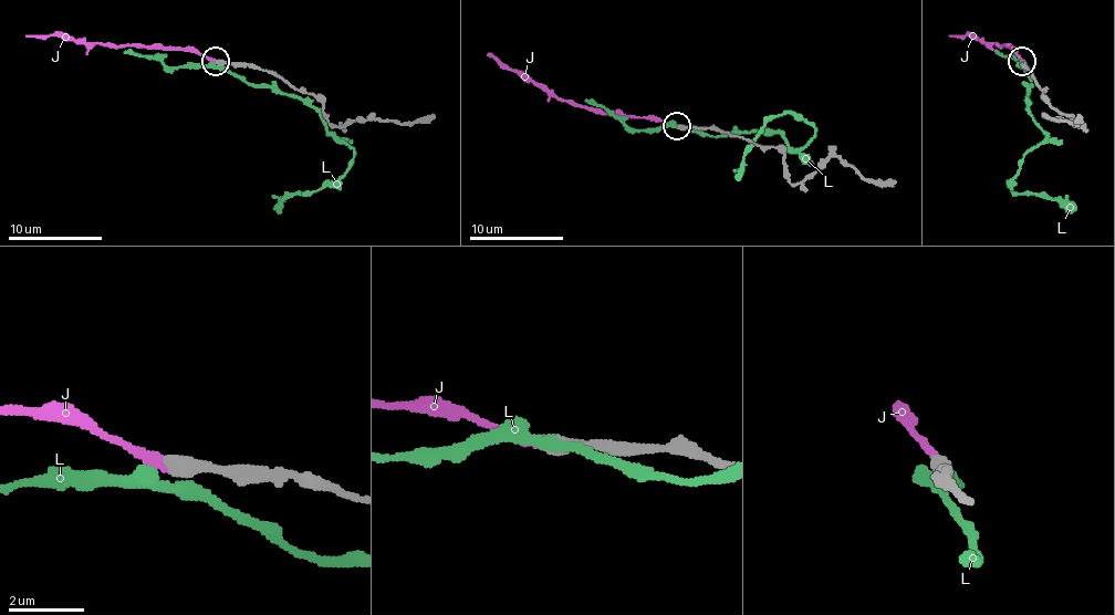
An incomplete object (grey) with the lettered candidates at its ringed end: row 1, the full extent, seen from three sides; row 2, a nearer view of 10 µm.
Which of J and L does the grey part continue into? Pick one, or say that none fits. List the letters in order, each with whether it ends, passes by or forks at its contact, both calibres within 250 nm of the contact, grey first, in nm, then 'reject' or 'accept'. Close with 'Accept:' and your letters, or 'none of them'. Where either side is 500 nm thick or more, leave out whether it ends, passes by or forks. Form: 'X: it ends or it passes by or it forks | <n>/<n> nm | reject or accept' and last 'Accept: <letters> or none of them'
J: it ends | 420/240 nm | accept
L: it passes by | 440/240 nm | reject
Accept: J

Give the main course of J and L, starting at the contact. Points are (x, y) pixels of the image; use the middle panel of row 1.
J: (678, 127), (655, 118), (596, 114), (561, 102), (488, 52)
L: (684, 127), (711, 137), (778, 133), (794, 148), (815, 127), (794, 114), (772, 116), (737, 179)

